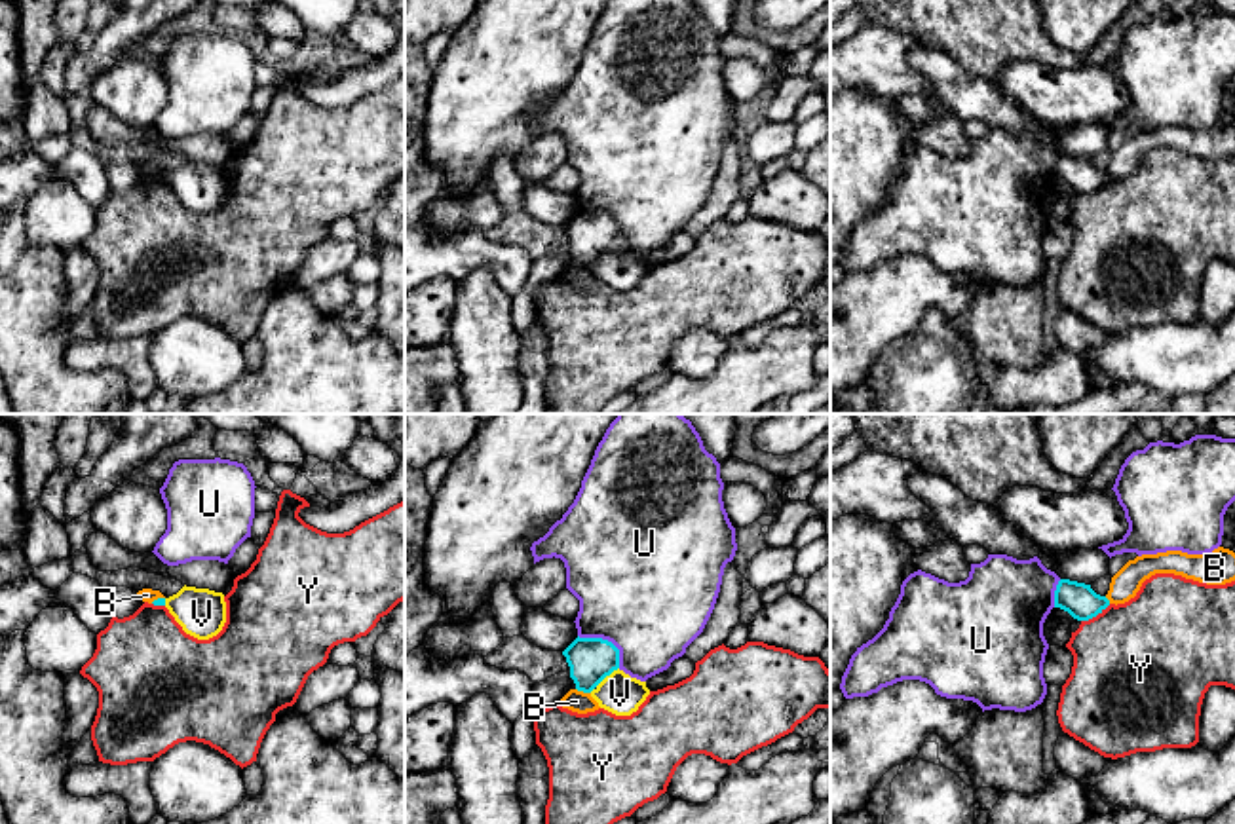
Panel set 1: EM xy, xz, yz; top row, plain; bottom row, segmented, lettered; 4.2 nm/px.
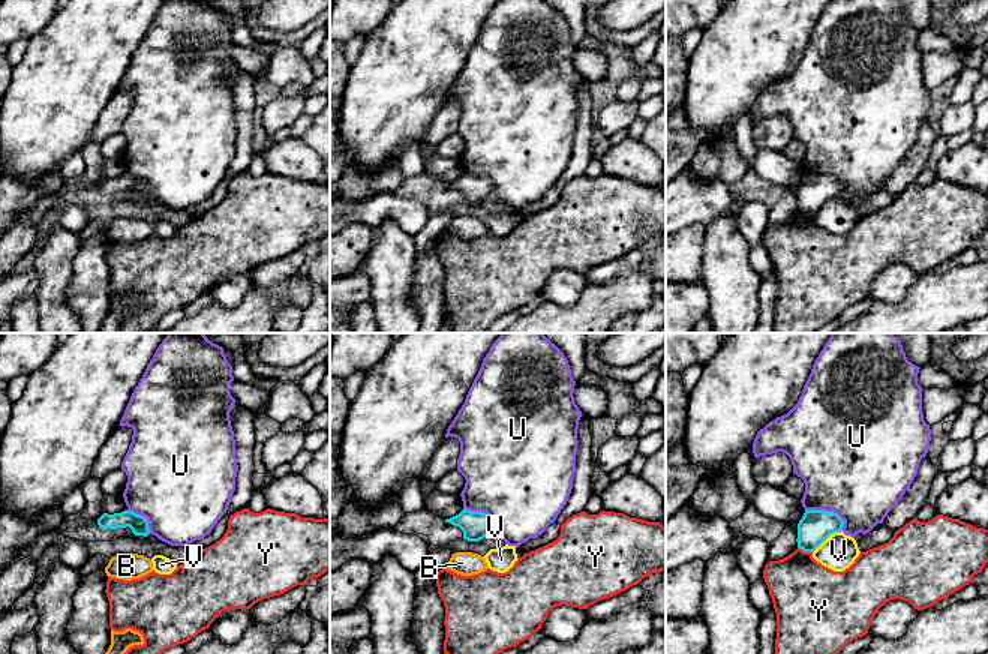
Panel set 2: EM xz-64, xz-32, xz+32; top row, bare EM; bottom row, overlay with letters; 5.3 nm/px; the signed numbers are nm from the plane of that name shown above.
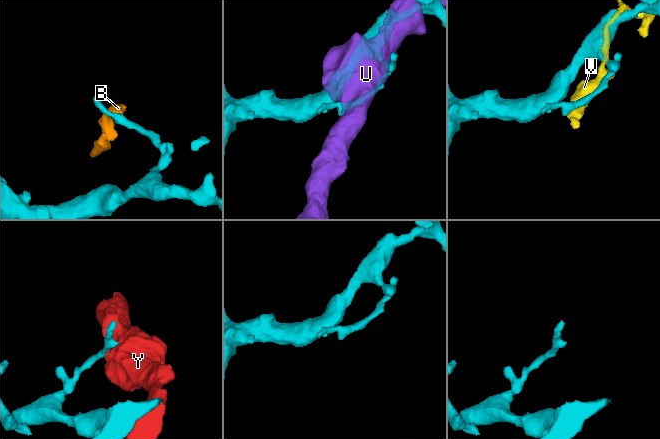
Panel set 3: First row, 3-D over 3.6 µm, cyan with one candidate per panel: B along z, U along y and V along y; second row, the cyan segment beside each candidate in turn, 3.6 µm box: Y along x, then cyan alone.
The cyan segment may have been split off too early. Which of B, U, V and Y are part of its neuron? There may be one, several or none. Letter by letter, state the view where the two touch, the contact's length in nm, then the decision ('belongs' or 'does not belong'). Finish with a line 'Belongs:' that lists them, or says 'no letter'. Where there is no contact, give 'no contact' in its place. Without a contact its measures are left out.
B: contact in xz; length 70 nm; does not belong
U: contact in xz; length 240 nm; does not belong
V: contact in xz; length 170 nm; does not belong
Y: contact in yz; length 150 nm; does not belong
Belongs: no letter

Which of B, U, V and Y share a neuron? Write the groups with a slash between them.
B / U / V / Y

